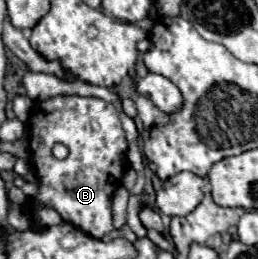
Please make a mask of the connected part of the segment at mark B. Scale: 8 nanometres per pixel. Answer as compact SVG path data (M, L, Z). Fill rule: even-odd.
M53 96L47 102L35 106L27 126L27 144L31 150L31 166L39 178L39 192L23 204L25 212L31 216L33 228L43 228L37 222L35 212L49 206L61 214L61 218L75 228L83 230L93 238L103 238L113 230L111 222L111 200L121 186L123 174L127 170L127 142L125 132L119 126L117 110L101 98L85 96ZM55 142L69 148L65 160L57 160L51 154Z

